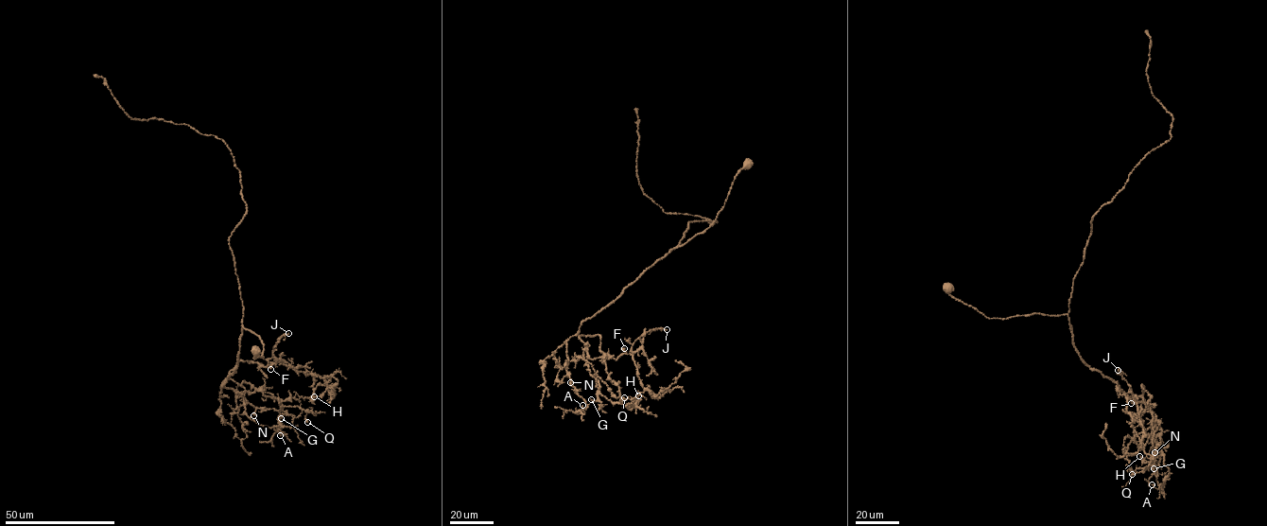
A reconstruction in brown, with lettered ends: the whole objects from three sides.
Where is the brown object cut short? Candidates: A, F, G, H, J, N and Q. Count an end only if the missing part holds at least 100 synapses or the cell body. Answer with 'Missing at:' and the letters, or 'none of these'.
Missing at: none of these

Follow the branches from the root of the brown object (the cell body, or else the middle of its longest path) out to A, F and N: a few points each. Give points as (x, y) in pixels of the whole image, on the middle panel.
A: (747, 165), (714, 223), (647, 270), (567, 341), (566, 369), (587, 406), (578, 412), (583, 414), (582, 405)
F: (747, 165), (714, 223), (581, 323), (578, 334), (599, 335), (604, 353), (616, 359), (624, 348)
N: (747, 165), (736, 175), (714, 223), (669, 251), (581, 323), (565, 343), (570, 382)

